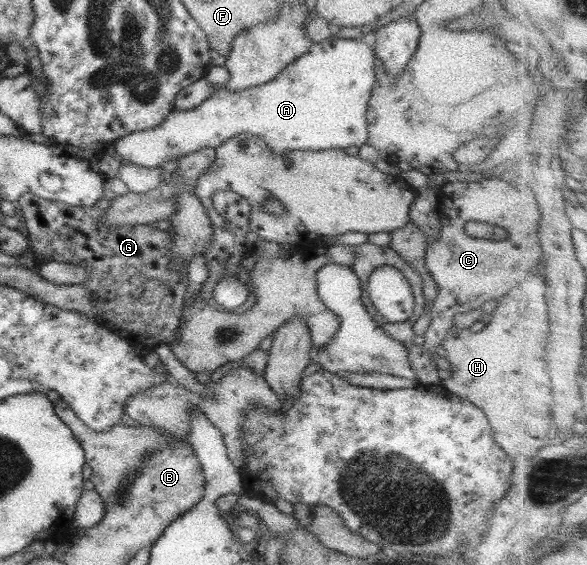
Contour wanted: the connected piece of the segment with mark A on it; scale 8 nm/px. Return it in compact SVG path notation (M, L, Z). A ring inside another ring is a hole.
M334 34L328 39L312 44L311 50L293 60L272 80L250 88L229 91L228 87L213 91L212 97L189 110L173 110L162 124L144 131L136 131L112 142L112 149L126 162L146 168L176 164L181 156L208 148L215 150L229 138L246 132L261 136L275 158L291 150L345 149L348 146L367 144L366 114L376 77L375 50L362 40L346 40Z

